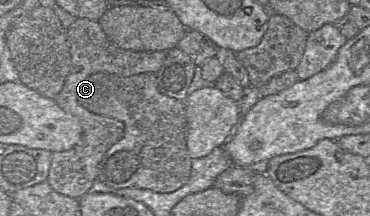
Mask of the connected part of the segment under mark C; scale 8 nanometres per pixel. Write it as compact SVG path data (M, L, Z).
M77 18L67 28L67 42L71 55L71 70L55 101L65 112L77 117L82 126L80 141L71 149L54 152L48 173L47 182L60 194L79 199L88 193L97 177L97 169L106 152L124 135L124 123L118 119L97 114L97 109L104 109L107 105L108 81L115 81L113 77L129 77L140 73L157 73L162 67L167 51L132 51L116 46L105 34L98 21L87 18Z

